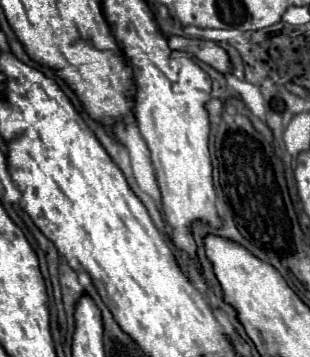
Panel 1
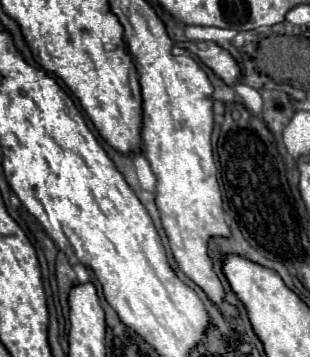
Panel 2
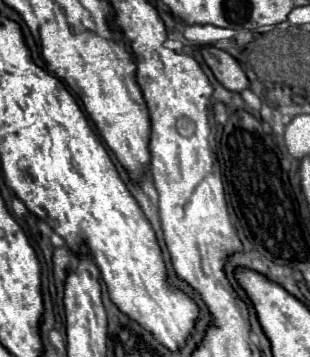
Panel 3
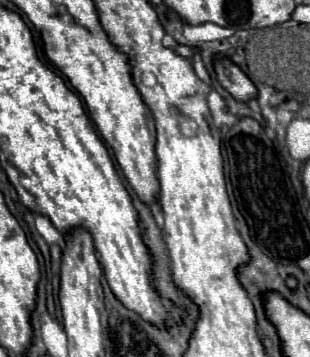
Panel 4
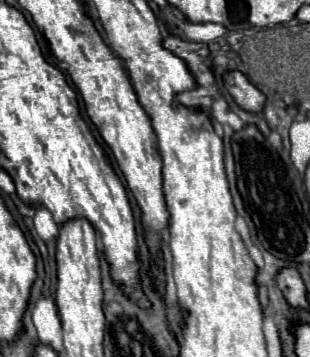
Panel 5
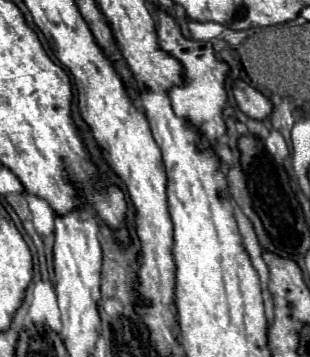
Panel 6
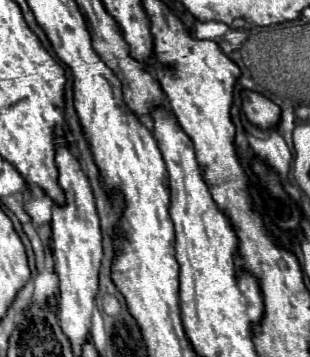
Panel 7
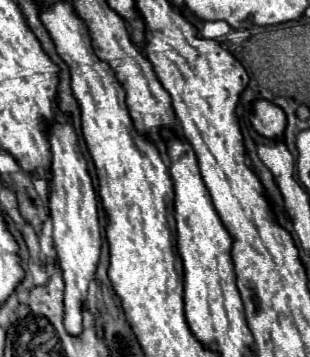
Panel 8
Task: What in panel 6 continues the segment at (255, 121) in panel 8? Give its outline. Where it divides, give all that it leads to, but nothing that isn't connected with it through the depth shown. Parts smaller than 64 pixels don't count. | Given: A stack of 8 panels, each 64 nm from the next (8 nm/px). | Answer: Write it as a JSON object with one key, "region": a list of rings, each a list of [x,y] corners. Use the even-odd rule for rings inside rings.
{"region":[[[236,80],[232,86],[232,92],[238,102],[238,108],[246,116],[250,116],[254,120],[266,120],[270,116],[272,102],[264,94],[260,94],[256,88],[246,84],[244,80]]]}

